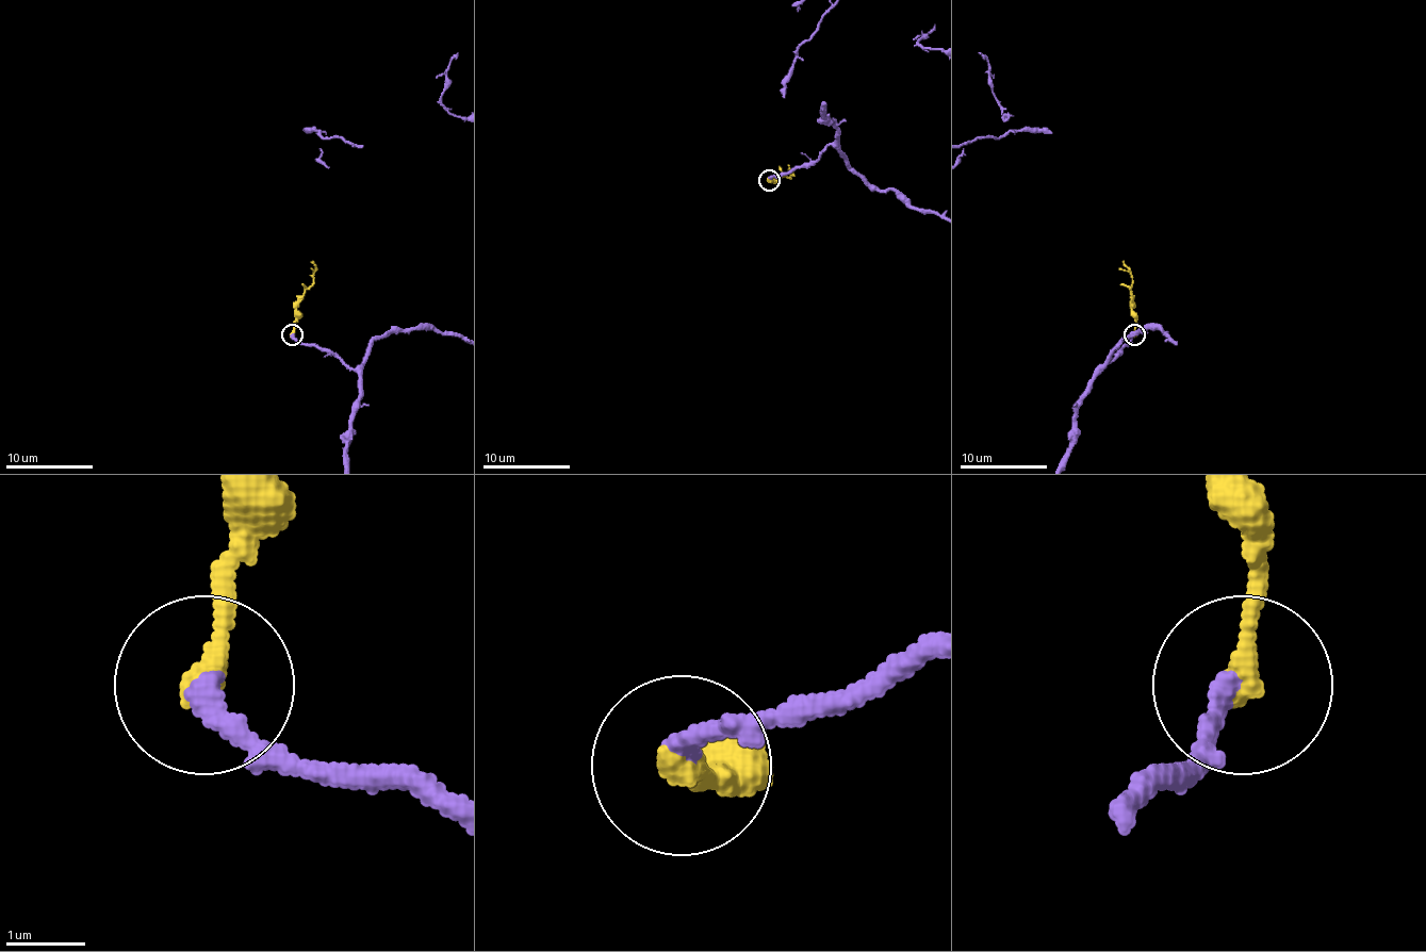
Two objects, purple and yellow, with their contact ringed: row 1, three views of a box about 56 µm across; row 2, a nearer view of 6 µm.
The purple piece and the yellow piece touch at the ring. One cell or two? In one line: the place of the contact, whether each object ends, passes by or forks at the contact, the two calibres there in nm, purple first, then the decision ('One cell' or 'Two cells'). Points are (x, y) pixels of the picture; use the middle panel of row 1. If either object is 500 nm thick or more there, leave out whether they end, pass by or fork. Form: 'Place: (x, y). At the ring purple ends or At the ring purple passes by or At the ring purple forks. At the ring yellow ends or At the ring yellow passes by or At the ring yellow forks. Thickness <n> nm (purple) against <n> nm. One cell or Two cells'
Place: (769, 180). At the ring purple ends. At the ring yellow ends. Thickness 300 nm (purple) against 320 nm. One cell

